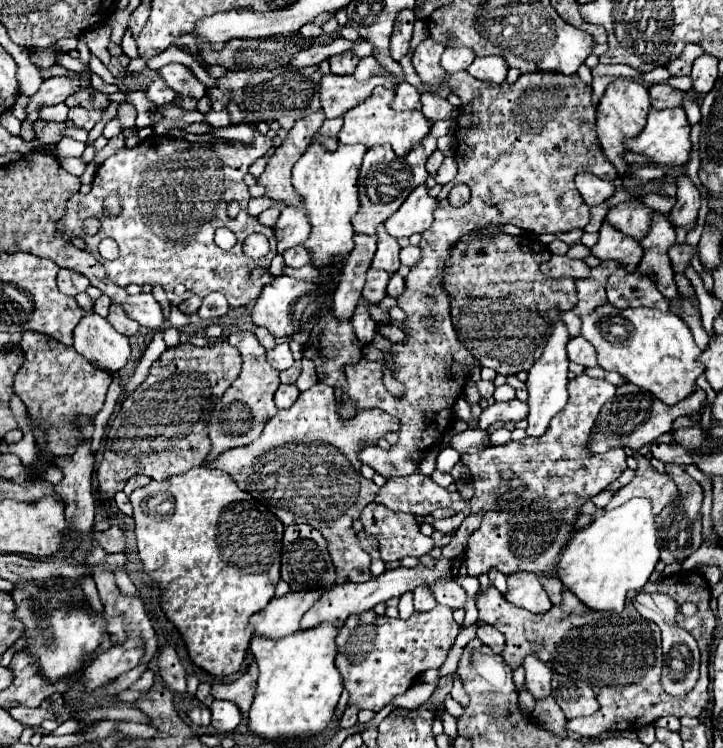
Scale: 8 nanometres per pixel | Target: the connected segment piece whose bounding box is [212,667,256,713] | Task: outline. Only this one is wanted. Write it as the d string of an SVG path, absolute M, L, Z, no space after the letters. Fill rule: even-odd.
M250 667L240 675L240 679L232 681L232 683L216 683L212 685L212 697L214 699L228 699L232 703L236 703L240 707L242 713L246 713L252 705L254 699L254 675L250 671Z

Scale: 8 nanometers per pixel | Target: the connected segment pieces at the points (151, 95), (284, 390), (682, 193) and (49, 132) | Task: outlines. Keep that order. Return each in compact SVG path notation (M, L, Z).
M156 79L156 81L146 89L146 95L148 95L148 99L150 99L152 103L164 105L164 103L172 101L176 93L174 93L166 83L162 83L162 79Z
M292 383L290 385L280 385L276 395L274 395L274 401L276 401L278 409L286 409L298 399L298 395L300 395L300 391L298 391L296 385L292 385Z
M680 175L676 179L676 187L678 187L678 193L676 193L678 203L672 207L668 219L674 223L674 227L692 229L696 225L696 219L698 219L700 191L694 185L694 181L690 177L686 177L686 175Z
M36 121L34 123L36 139L44 145L56 145L64 137L64 133L62 133L64 129L66 127L60 123L48 123L48 121Z

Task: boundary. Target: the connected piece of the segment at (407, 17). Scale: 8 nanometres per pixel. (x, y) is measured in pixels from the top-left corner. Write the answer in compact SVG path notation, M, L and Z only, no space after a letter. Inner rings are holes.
M404 9L396 17L394 33L392 33L392 41L390 41L390 51L392 51L392 59L394 61L400 61L408 53L414 21L416 21L416 17L414 17L412 9Z

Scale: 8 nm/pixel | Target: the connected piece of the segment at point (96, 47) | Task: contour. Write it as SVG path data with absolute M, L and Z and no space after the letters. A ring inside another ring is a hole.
M100 25L100 27L92 27L92 31L86 31L86 41L88 47L92 51L92 55L96 55L106 67L110 67L112 55L108 53L108 41L110 41L110 27L108 25Z

